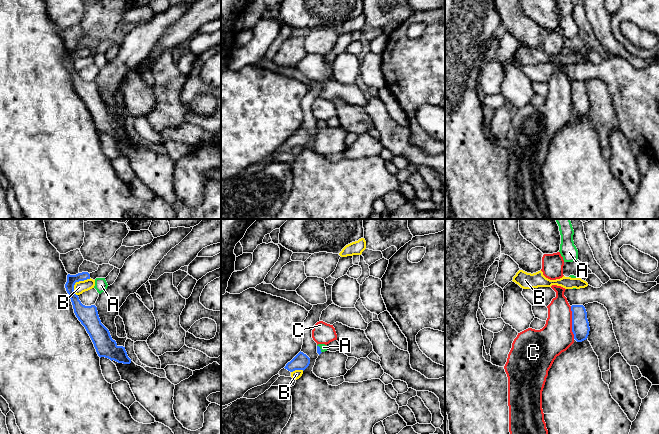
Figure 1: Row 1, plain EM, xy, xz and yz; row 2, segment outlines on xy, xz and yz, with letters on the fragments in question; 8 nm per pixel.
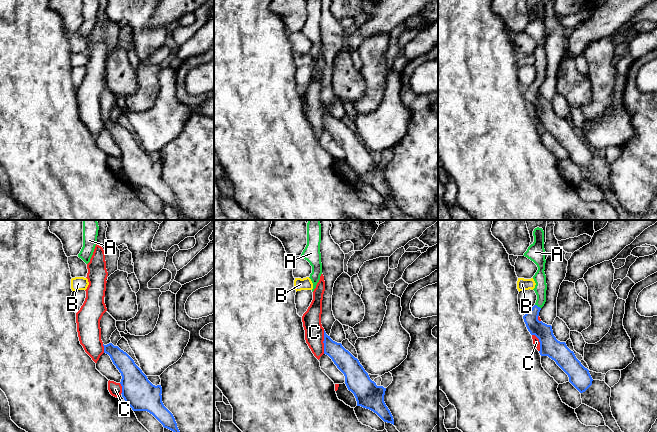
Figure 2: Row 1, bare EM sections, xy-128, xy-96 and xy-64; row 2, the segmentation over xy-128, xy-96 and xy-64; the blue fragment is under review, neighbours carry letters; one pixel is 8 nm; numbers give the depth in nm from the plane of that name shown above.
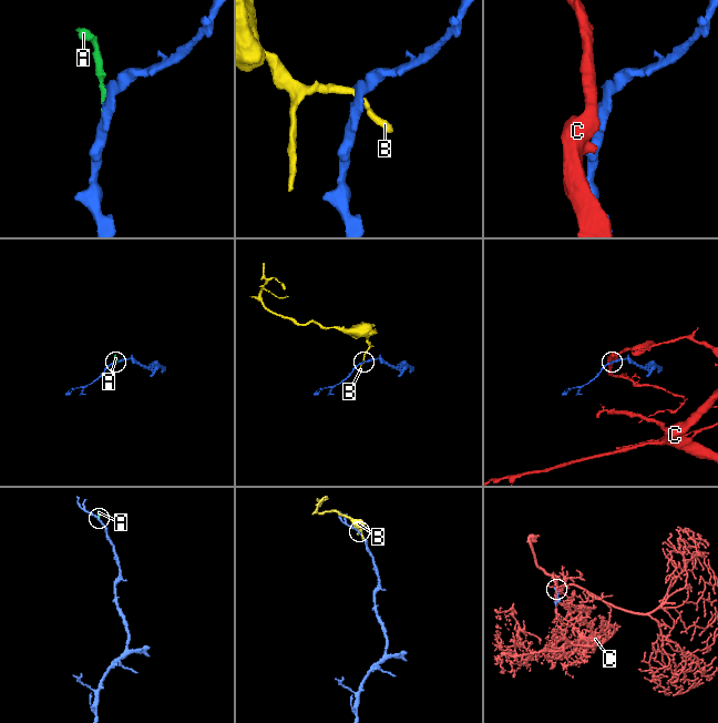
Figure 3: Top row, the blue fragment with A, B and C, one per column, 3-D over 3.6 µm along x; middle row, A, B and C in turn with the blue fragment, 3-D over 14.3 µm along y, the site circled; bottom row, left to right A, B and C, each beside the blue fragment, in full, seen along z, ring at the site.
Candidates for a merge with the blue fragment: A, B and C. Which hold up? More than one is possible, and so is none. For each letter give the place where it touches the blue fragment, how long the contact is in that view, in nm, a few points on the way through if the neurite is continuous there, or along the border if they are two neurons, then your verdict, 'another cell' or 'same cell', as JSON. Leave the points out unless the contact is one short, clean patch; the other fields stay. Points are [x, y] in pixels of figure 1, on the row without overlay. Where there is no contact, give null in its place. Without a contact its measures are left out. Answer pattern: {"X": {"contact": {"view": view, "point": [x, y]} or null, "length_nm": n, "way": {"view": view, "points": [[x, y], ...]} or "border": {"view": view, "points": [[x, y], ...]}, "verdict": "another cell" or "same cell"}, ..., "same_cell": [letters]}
{"A": {"contact": {"view": "xz", "point": [320, 125]}, "length_nm": 70, "way": {"view": "xz", "points": [[319, 128], [320, 125], [323, 123]]}, "verdict": "same cell"}, "B": {"contact": {"view": "xy", "point": [76, 57]}, "length_nm": 180, "border": {"view": "xy", "points": [[90, 54], [79, 56], [75, 59], [74, 69], [76, 71]]}, "verdict": "another cell"}, "C": {"contact": {"view": "yz", "point": [572, 98]}, "length_nm": 260, "verdict": "another cell"}, "same_cell": ["A"]}

